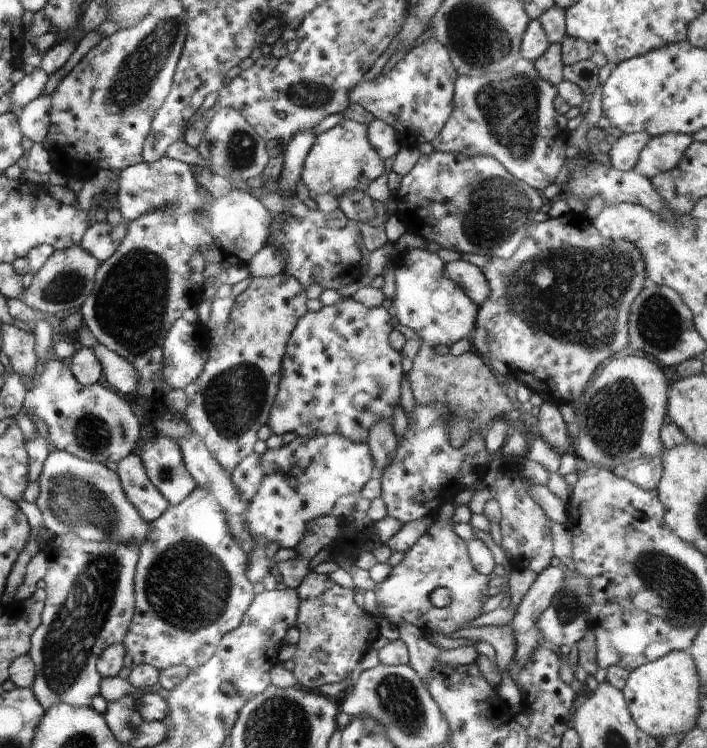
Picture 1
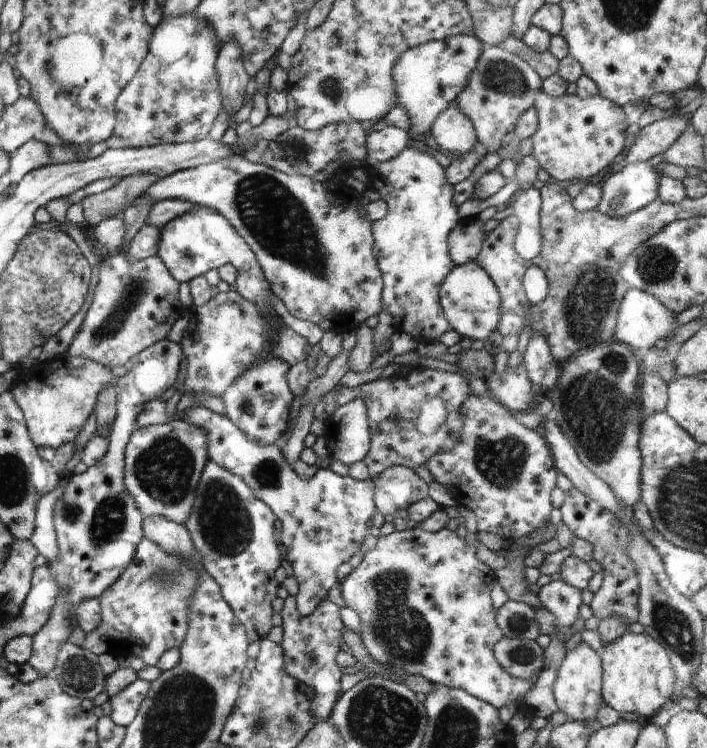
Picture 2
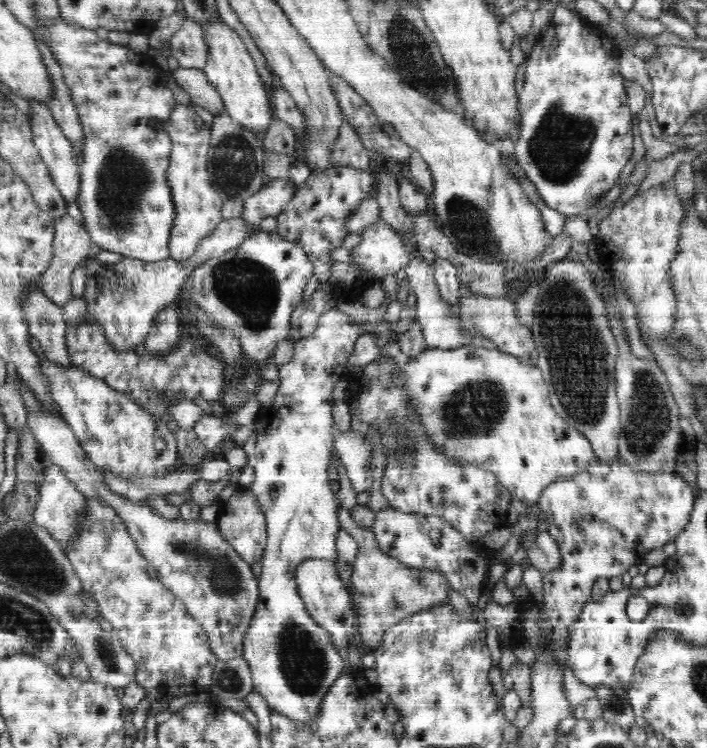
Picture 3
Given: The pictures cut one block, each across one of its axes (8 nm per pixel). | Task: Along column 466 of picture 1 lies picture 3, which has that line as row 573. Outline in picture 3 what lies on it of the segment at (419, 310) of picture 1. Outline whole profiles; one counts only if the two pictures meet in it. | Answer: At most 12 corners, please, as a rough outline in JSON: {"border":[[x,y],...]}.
{"border":[[328,560],[295,572],[308,615],[345,653],[357,629],[350,589]]}

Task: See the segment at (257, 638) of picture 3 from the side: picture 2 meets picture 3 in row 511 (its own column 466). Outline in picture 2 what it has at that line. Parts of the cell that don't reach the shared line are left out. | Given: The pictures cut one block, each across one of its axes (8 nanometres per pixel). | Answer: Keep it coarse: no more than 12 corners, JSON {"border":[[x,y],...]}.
{"border":[[476,261],[454,265],[440,304],[461,337],[487,343],[501,298]]}

